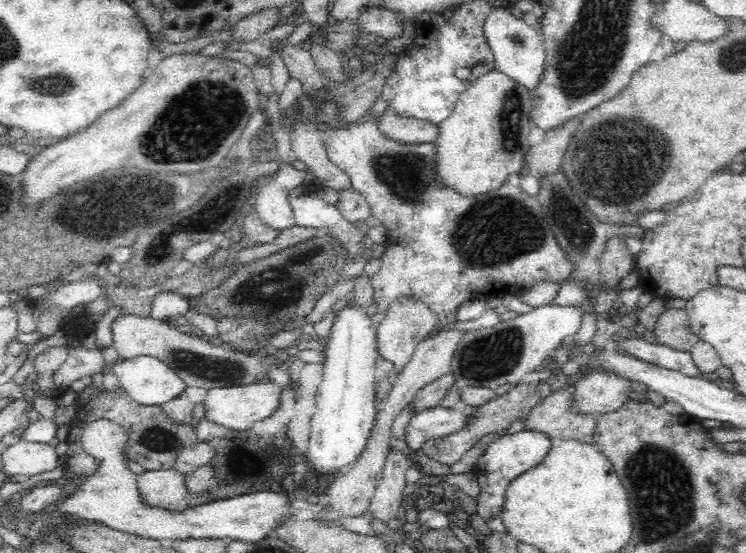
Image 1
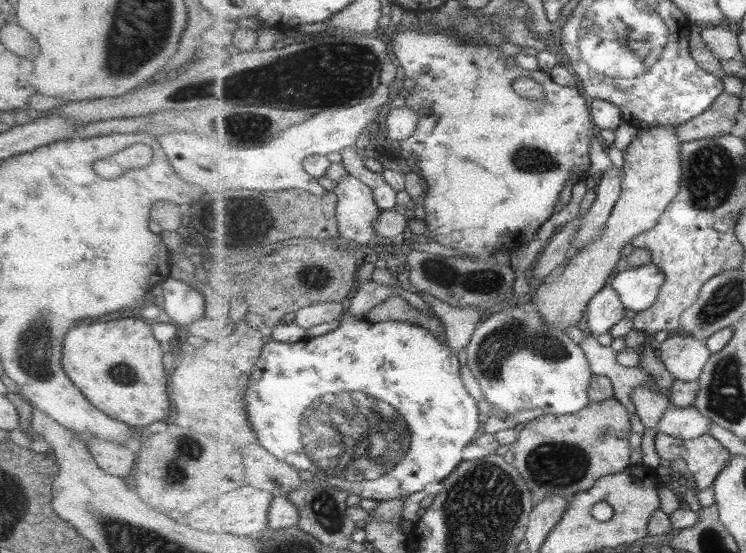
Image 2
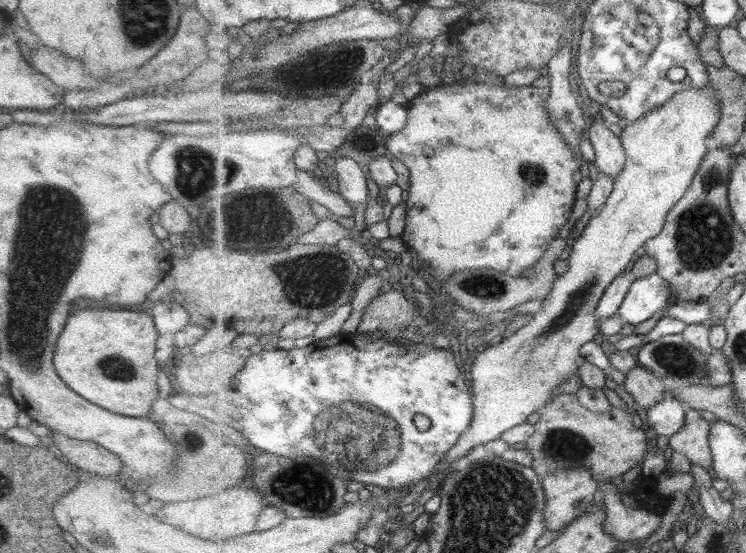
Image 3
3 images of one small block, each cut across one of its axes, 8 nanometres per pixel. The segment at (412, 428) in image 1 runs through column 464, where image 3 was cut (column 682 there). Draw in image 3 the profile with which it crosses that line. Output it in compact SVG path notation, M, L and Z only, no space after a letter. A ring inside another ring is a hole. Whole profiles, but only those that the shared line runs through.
M666 398L650 406L646 412L648 424L661 436L672 437L685 426L687 406L682 401Z

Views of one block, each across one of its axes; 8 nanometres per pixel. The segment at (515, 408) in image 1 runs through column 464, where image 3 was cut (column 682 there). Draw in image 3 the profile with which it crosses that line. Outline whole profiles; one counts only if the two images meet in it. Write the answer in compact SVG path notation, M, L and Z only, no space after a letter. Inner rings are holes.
M687 408L685 426L668 439L673 451L680 452L690 462L705 467L714 464L710 445L711 423L698 410Z

